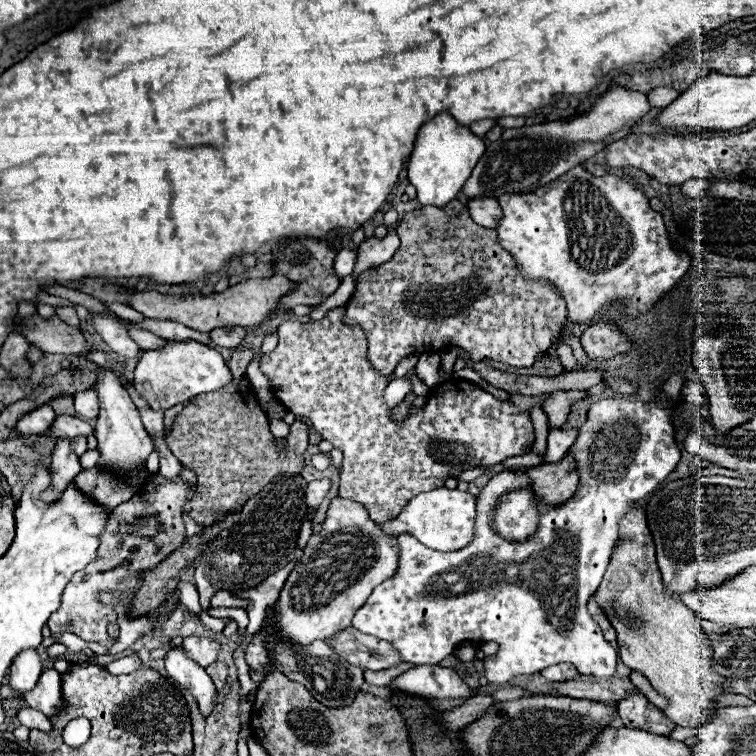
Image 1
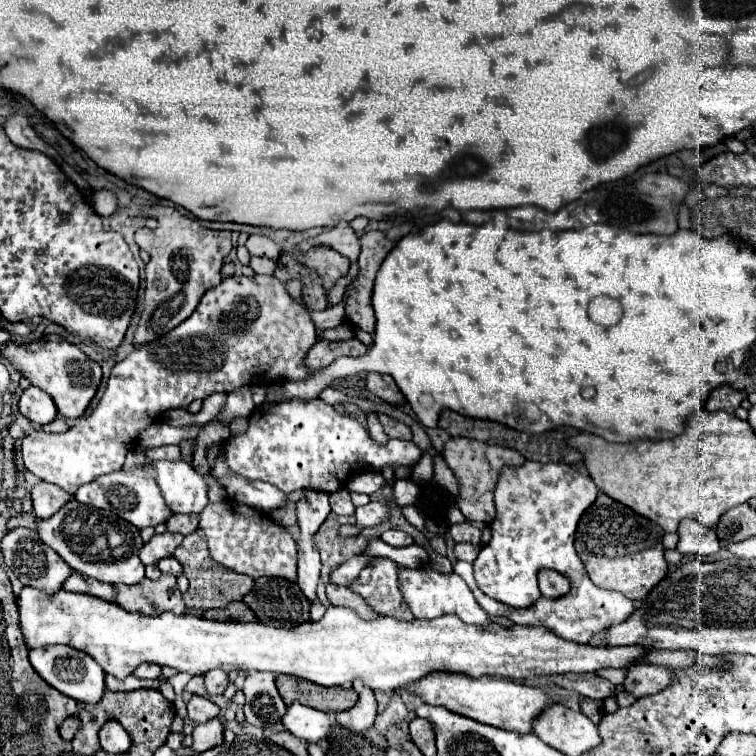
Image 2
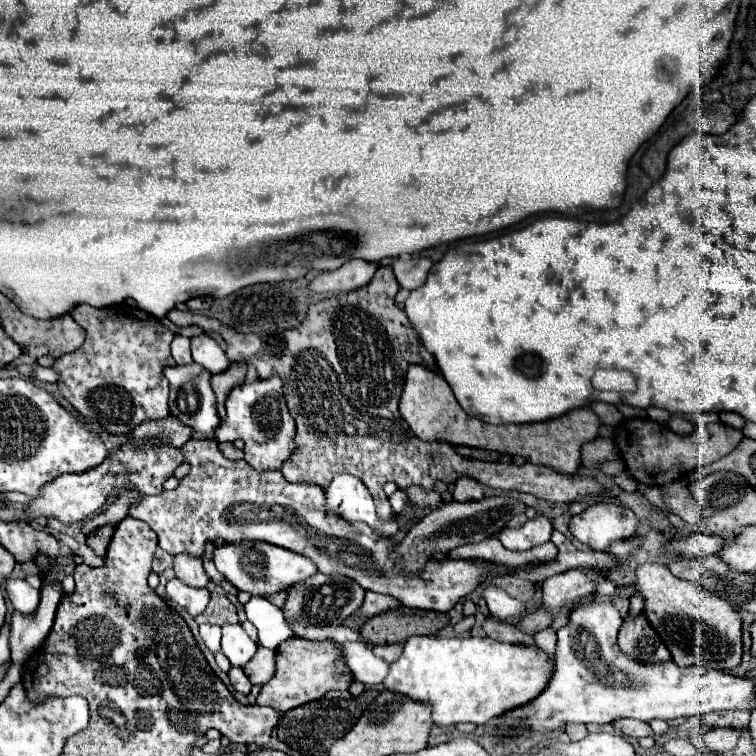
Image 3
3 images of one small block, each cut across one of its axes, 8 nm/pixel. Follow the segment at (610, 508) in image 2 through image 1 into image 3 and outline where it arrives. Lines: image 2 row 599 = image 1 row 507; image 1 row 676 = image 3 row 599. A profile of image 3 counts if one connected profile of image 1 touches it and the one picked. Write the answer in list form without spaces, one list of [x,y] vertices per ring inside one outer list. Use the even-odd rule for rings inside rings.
[[[642,564],[636,570],[638,592],[646,598],[646,618],[668,646],[680,666],[702,664],[716,670],[734,670],[742,660],[742,616],[720,596],[706,592],[694,582],[684,582],[666,566]]]

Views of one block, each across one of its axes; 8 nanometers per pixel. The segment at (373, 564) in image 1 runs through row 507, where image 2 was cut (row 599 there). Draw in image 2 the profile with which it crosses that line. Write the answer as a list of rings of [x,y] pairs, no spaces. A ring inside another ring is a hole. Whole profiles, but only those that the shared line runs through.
[[[328,584],[326,586],[326,596],[328,596],[328,600],[332,602],[332,604],[340,604],[340,606],[348,606],[348,608],[352,608],[352,610],[356,610],[356,612],[360,612],[360,616],[364,616],[364,620],[372,620],[372,618],[376,618],[378,614],[376,612],[372,612],[370,608],[368,608],[368,604],[364,604],[364,598],[360,598],[358,594],[354,594],[354,592],[350,592],[350,588],[346,588],[346,586],[338,586],[338,584]]]

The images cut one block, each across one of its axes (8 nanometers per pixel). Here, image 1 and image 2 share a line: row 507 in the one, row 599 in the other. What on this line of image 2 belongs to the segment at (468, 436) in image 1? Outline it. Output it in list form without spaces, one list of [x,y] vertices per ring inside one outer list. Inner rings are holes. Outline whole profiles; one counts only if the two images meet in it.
[[[374,558],[374,564],[368,564],[348,588],[360,594],[376,614],[410,622],[414,614],[400,592],[398,570],[394,560]]]

